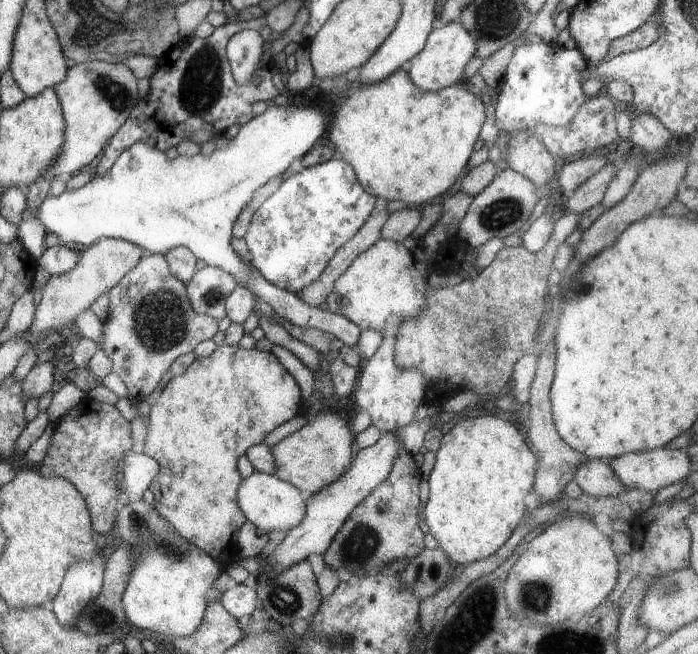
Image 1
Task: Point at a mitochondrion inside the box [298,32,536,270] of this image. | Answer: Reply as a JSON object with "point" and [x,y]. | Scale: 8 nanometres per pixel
{"point":[501,214]}

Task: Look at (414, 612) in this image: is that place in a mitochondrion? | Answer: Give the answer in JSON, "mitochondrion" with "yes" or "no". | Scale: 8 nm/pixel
{"mitochondrion":"no"}

